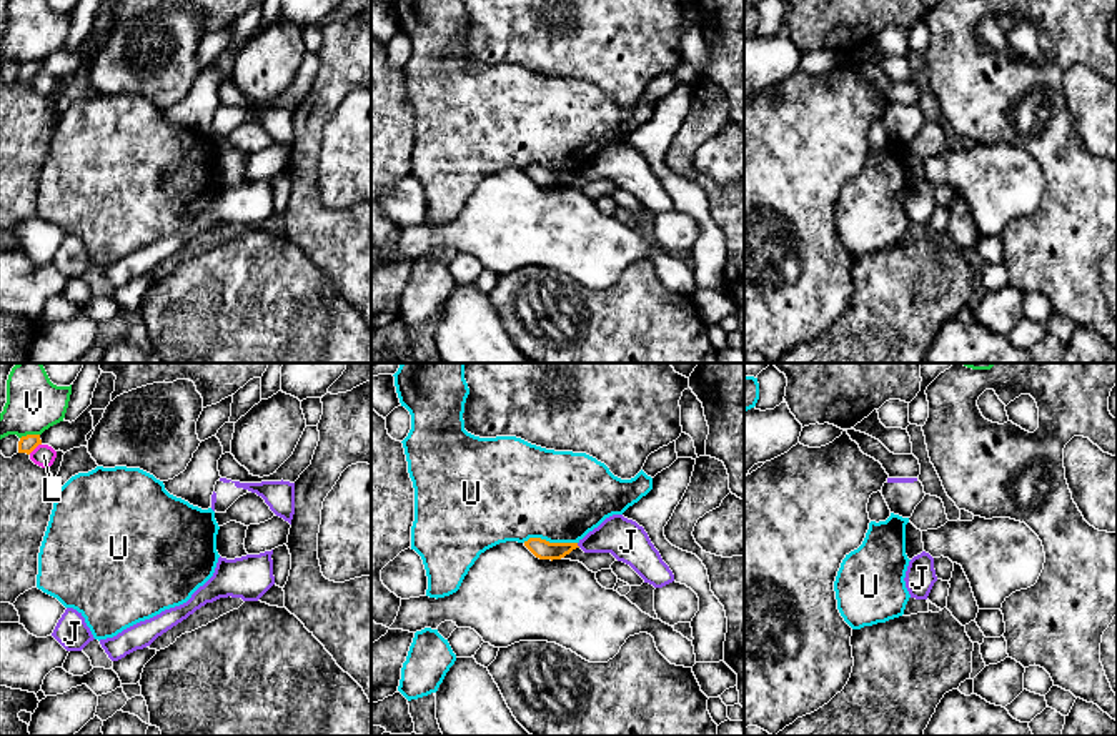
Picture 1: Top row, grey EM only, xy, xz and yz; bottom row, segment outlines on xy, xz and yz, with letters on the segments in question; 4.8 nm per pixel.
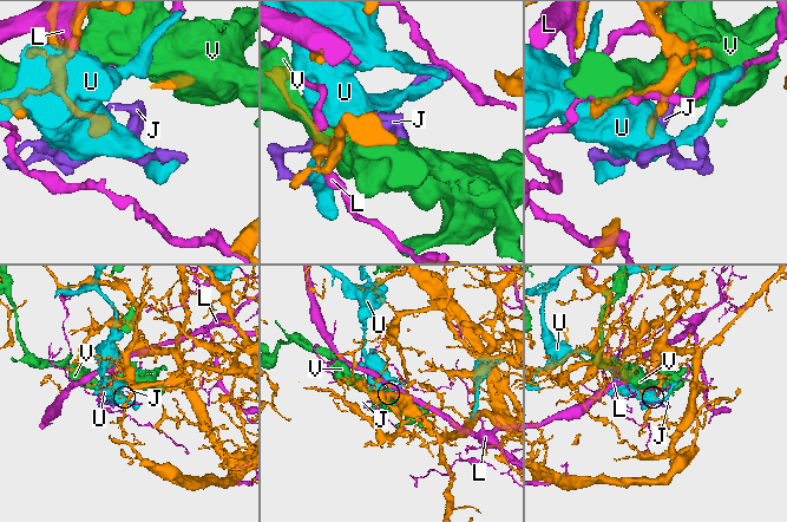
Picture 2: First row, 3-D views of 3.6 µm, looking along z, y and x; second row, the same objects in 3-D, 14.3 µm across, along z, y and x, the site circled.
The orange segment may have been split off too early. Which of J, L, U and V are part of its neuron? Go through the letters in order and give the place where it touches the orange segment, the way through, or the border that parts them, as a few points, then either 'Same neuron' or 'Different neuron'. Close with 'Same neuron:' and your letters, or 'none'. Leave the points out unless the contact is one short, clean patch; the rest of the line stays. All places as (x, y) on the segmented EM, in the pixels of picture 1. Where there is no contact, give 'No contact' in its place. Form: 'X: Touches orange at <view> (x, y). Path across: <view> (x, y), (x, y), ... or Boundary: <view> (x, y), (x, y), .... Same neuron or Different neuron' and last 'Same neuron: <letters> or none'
J: Touches orange at xz (576, 545). Boundary: xz (576, 543), (580, 547). Different neuron
L: Touches orange at xy (34, 448). Different neuron
U: Touches orange at xz (548, 542). Different neuron
V: Touches orange at xy (29, 435). Different neuron
Same neuron: none

